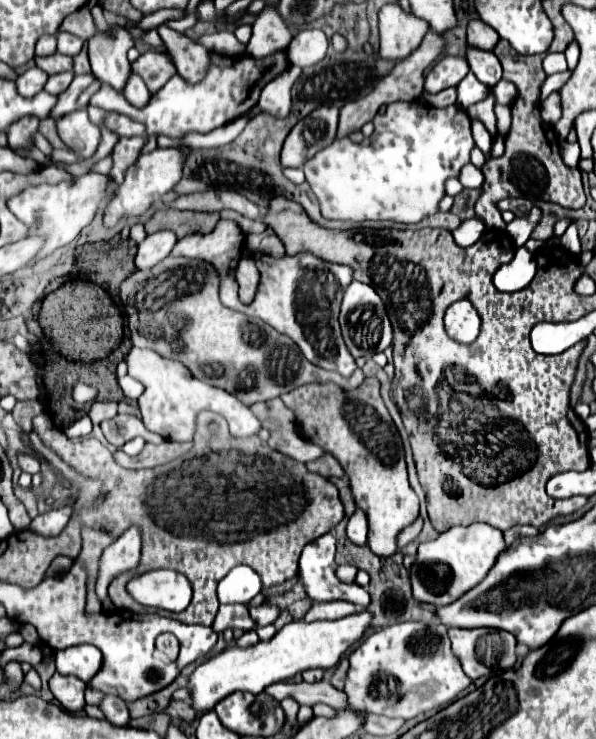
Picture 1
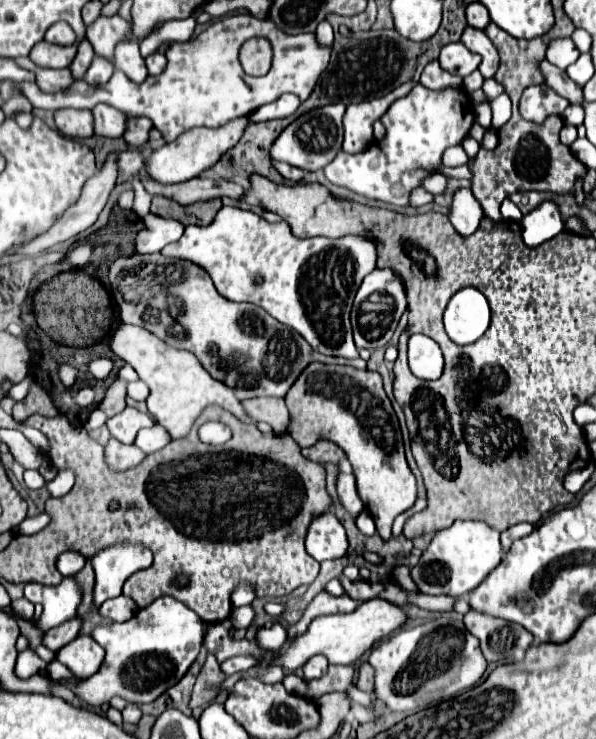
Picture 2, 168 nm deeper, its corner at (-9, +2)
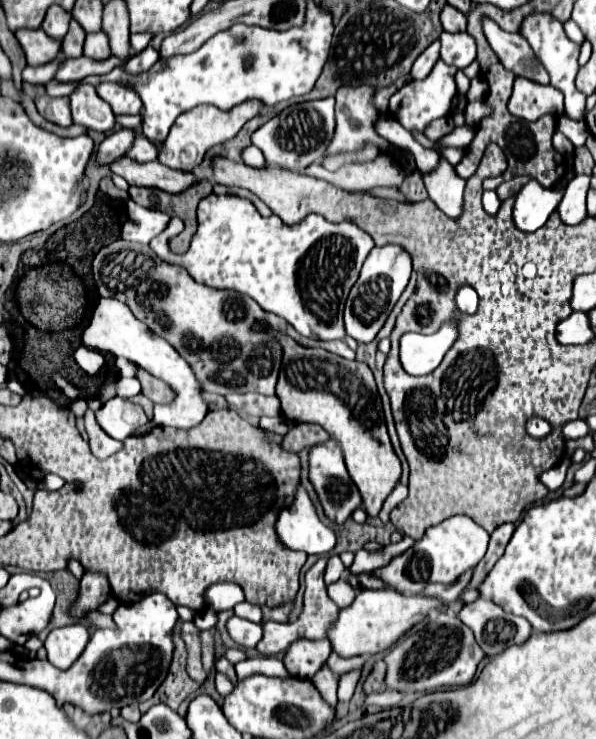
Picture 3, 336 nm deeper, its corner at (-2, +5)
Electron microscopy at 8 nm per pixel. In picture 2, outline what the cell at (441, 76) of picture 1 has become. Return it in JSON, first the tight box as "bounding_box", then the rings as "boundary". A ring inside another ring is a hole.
{"bounding_box":[439,42,481,78],"boundary":[[[453,42],[453,44],[447,44],[447,46],[441,50],[439,64],[441,64],[441,68],[447,70],[449,74],[465,78],[467,74],[471,74],[473,70],[479,68],[481,56],[475,54],[475,52],[469,52],[461,42]]]}

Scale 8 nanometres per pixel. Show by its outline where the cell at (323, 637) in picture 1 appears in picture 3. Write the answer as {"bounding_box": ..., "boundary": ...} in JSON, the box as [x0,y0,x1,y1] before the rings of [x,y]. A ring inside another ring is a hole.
{"bounding_box":[328,589,444,657],"boundary":[[[360,589],[354,603],[340,611],[340,617],[328,629],[328,639],[332,641],[332,649],[342,657],[354,655],[376,655],[380,651],[390,649],[404,633],[408,633],[414,625],[422,623],[430,611],[440,609],[444,603],[436,601],[436,597],[428,595],[400,595],[392,589]]]}

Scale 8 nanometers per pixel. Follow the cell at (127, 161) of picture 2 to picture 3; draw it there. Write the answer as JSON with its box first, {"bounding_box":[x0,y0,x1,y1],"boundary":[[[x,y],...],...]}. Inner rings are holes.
{"bounding_box":[126,135,158,163],"boundary":[[[140,135],[136,141],[134,141],[134,147],[126,153],[130,159],[138,161],[138,163],[148,163],[148,161],[156,161],[158,159],[158,145],[148,141],[144,135]]]}

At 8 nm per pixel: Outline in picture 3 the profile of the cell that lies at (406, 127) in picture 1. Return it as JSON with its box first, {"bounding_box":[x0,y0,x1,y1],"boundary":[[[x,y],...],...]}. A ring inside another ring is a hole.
{"bounding_box":[390,61,456,131],"boundary":[[[438,61],[432,69],[432,73],[422,79],[422,81],[410,81],[406,83],[402,89],[398,89],[392,99],[390,99],[390,113],[400,121],[402,127],[406,127],[408,131],[416,129],[416,131],[424,131],[424,127],[440,117],[446,117],[450,113],[450,103],[454,99],[456,91],[456,83],[454,83],[454,75],[456,75],[456,67],[454,65],[446,65],[444,61]]]}

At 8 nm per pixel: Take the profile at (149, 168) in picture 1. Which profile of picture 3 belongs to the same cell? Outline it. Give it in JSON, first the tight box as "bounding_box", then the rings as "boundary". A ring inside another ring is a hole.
{"bounding_box":[158,99,262,171],"boundary":[[[248,99],[248,101],[242,101],[240,105],[228,109],[228,111],[222,111],[222,109],[216,109],[212,105],[198,105],[196,109],[192,109],[190,113],[182,113],[174,127],[170,129],[170,135],[168,139],[160,145],[160,157],[158,161],[168,165],[170,169],[180,169],[180,171],[192,171],[204,157],[204,153],[214,147],[214,145],[220,145],[228,139],[232,139],[246,121],[250,121],[252,117],[256,117],[262,109],[262,101],[256,101],[256,99]]]}

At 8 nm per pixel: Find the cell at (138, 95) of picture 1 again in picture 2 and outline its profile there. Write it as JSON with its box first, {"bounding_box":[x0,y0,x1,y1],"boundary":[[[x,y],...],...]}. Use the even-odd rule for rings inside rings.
{"bounding_box":[115,42,149,84],"boundary":[[[121,42],[115,50],[115,66],[127,74],[129,80],[135,84],[143,84],[147,80],[149,72],[145,68],[145,60],[139,54],[139,44],[137,42]]]}

